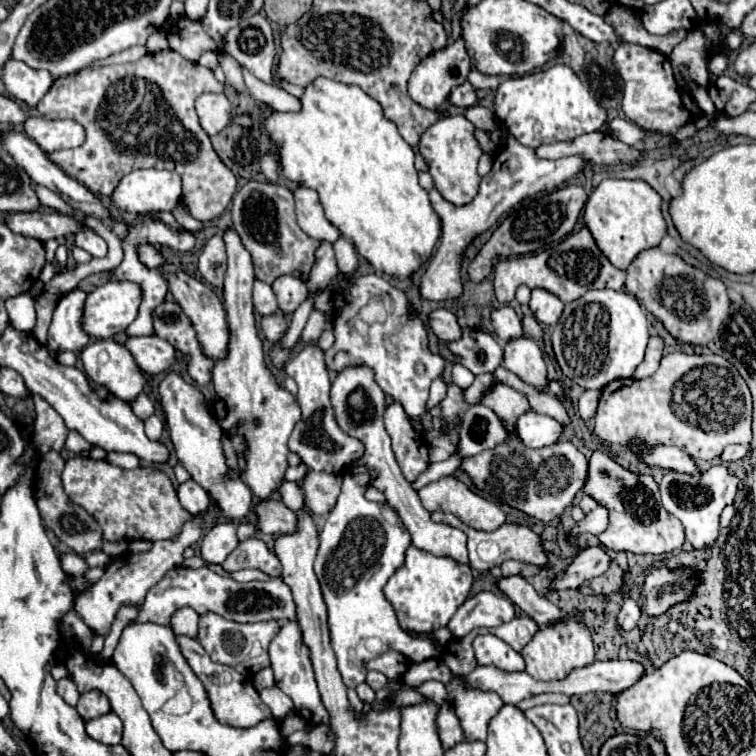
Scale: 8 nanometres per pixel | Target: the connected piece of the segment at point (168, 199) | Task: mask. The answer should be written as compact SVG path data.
M134 170L126 174L112 198L112 206L120 212L152 212L152 210L174 210L180 202L182 180L170 170Z

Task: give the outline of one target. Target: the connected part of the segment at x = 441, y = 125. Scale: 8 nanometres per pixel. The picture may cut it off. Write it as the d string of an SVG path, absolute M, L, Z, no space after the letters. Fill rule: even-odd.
M464 116L440 118L436 124L432 124L422 134L420 154L424 156L424 160L430 166L430 174L434 178L438 192L448 202L462 206L462 204L468 204L476 196L478 184L482 180L476 172L476 164L478 164L478 158L482 156L482 150L474 138L474 124L472 122L468 122Z

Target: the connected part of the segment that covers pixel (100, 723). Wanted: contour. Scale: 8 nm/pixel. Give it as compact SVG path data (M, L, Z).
M102 714L100 718L86 722L86 732L90 738L102 742L102 744L120 744L122 740L122 720L114 714Z

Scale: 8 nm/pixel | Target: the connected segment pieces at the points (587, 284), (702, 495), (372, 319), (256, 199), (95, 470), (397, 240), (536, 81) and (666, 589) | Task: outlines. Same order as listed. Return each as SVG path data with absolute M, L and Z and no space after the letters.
M582 226L578 232L568 234L558 246L552 246L550 250L498 260L494 266L496 298L502 304L512 302L514 292L520 284L526 284L528 288L544 288L544 290L556 294L562 302L572 302L594 288L608 286L608 288L620 290L626 274L614 266L606 268L606 264L610 264L610 260L600 252L590 230L586 226Z
M716 464L710 470L702 472L700 476L666 472L660 482L660 494L662 494L664 508L684 524L686 538L690 540L690 544L694 548L702 548L714 544L714 540L718 538L720 512L724 510L724 506L734 502L738 486L740 480L732 476L722 464Z
M376 274L344 276L334 294L334 344L326 350L326 366L332 372L340 372L348 366L368 366L374 372L376 384L400 400L406 414L412 418L422 416L428 388L444 368L444 358L428 350L428 330L420 318L408 320L408 298L402 290L388 284Z
M246 182L232 198L234 230L240 234L242 244L252 254L256 278L272 284L278 276L292 274L300 280L308 280L314 264L314 250L318 240L304 234L296 222L294 196L286 186L272 182Z
M76 455L66 460L62 486L74 504L82 506L92 518L96 518L102 528L102 538L108 542L130 538L130 530L136 530L136 538L150 542L176 538L182 524L190 520L190 514L178 502L170 478L158 468L138 466L134 470L124 470L108 462L94 462L89 457Z
M318 78L306 88L300 100L300 112L270 112L264 122L272 144L280 154L284 176L294 184L318 192L326 218L356 246L356 252L364 256L376 272L400 280L410 278L432 256L440 238L440 216L434 212L428 192L418 184L414 150L404 142L398 128L384 118L382 106L358 86Z
M564 64L522 78L508 78L496 90L496 118L524 146L568 142L580 134L600 130L606 122L604 108L590 96L588 86Z
M652 566L644 572L644 584L640 586L640 610L648 618L658 618L672 606L688 602L698 584L700 574L696 570L684 570L684 566L674 570L668 566Z

